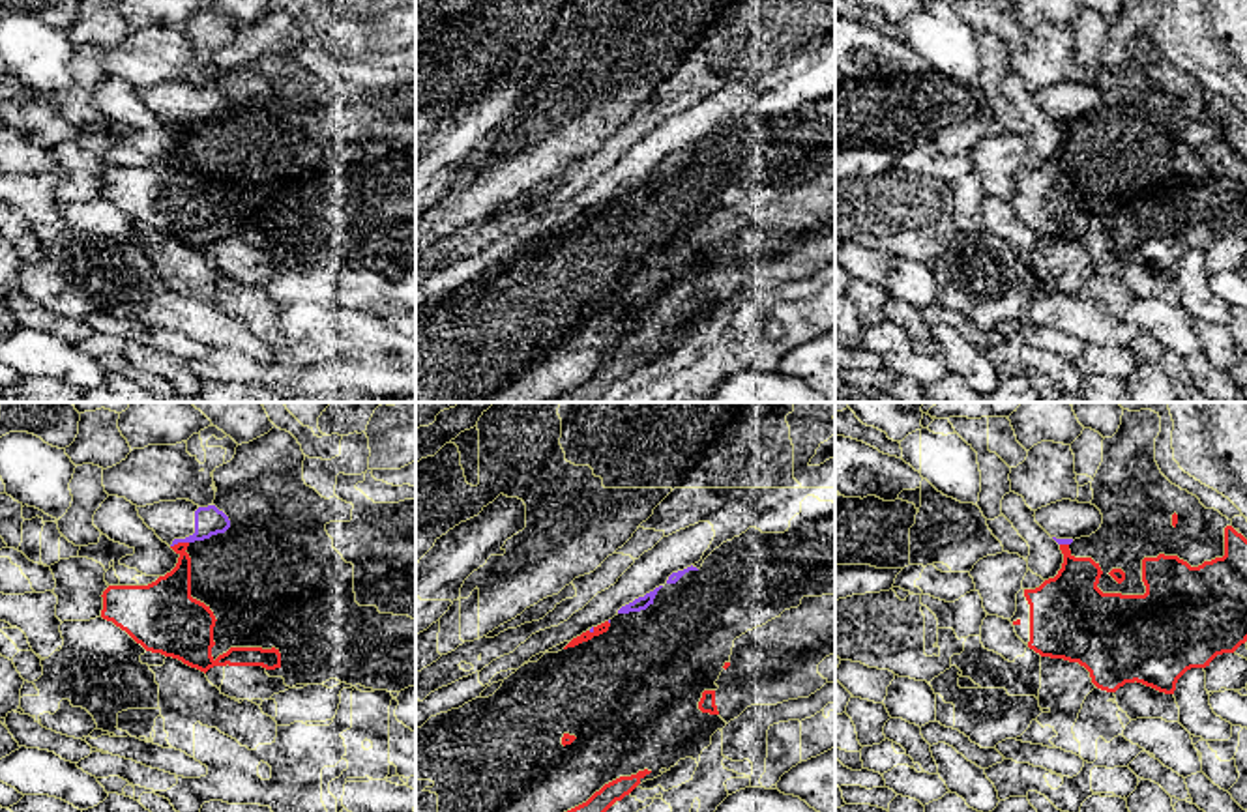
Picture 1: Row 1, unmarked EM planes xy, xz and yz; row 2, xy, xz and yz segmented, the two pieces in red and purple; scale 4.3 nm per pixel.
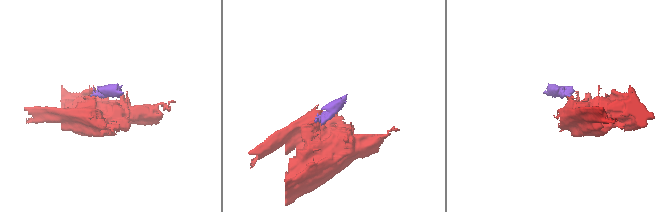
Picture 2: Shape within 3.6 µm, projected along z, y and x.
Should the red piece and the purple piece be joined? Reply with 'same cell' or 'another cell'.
another cell

